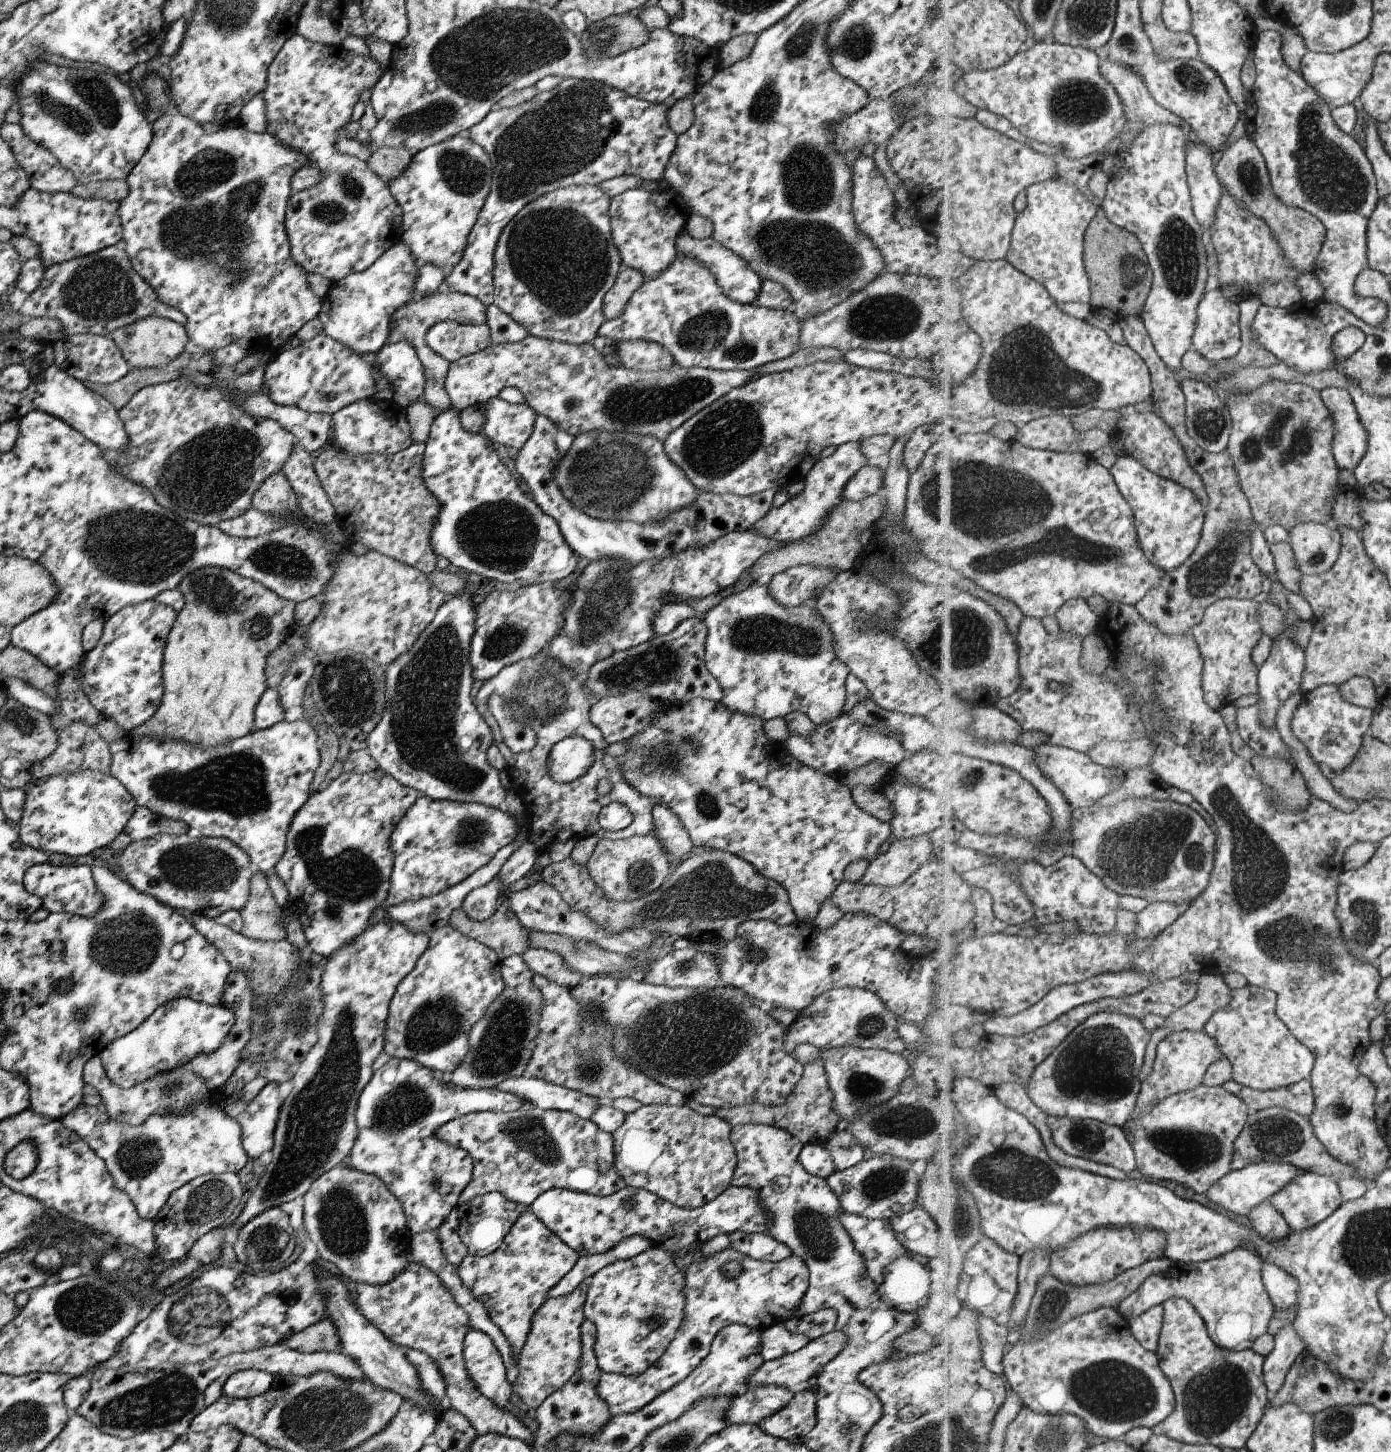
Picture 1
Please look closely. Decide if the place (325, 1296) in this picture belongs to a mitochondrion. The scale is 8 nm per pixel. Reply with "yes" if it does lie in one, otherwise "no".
no

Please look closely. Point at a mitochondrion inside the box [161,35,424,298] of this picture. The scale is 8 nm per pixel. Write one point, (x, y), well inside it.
(350, 190)

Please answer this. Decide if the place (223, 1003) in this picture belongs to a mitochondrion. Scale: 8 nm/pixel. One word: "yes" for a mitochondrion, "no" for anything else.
no

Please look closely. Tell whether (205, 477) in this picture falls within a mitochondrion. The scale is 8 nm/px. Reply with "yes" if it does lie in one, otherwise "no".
yes

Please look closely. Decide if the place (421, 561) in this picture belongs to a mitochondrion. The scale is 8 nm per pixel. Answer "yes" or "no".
no

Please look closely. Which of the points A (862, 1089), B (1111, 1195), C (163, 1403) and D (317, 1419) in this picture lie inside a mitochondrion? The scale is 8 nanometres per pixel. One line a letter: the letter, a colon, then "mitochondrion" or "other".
A: mitochondrion
B: other
C: mitochondrion
D: mitochondrion

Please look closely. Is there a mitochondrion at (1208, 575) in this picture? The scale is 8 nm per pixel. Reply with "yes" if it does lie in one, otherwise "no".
yes

